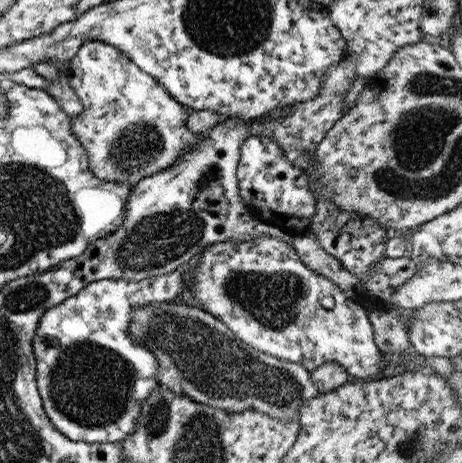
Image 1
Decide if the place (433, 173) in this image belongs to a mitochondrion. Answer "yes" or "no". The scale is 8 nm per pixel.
yes

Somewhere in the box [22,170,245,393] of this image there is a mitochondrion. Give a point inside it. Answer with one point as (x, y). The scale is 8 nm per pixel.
(157, 239)

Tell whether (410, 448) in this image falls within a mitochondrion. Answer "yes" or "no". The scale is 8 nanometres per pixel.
yes

